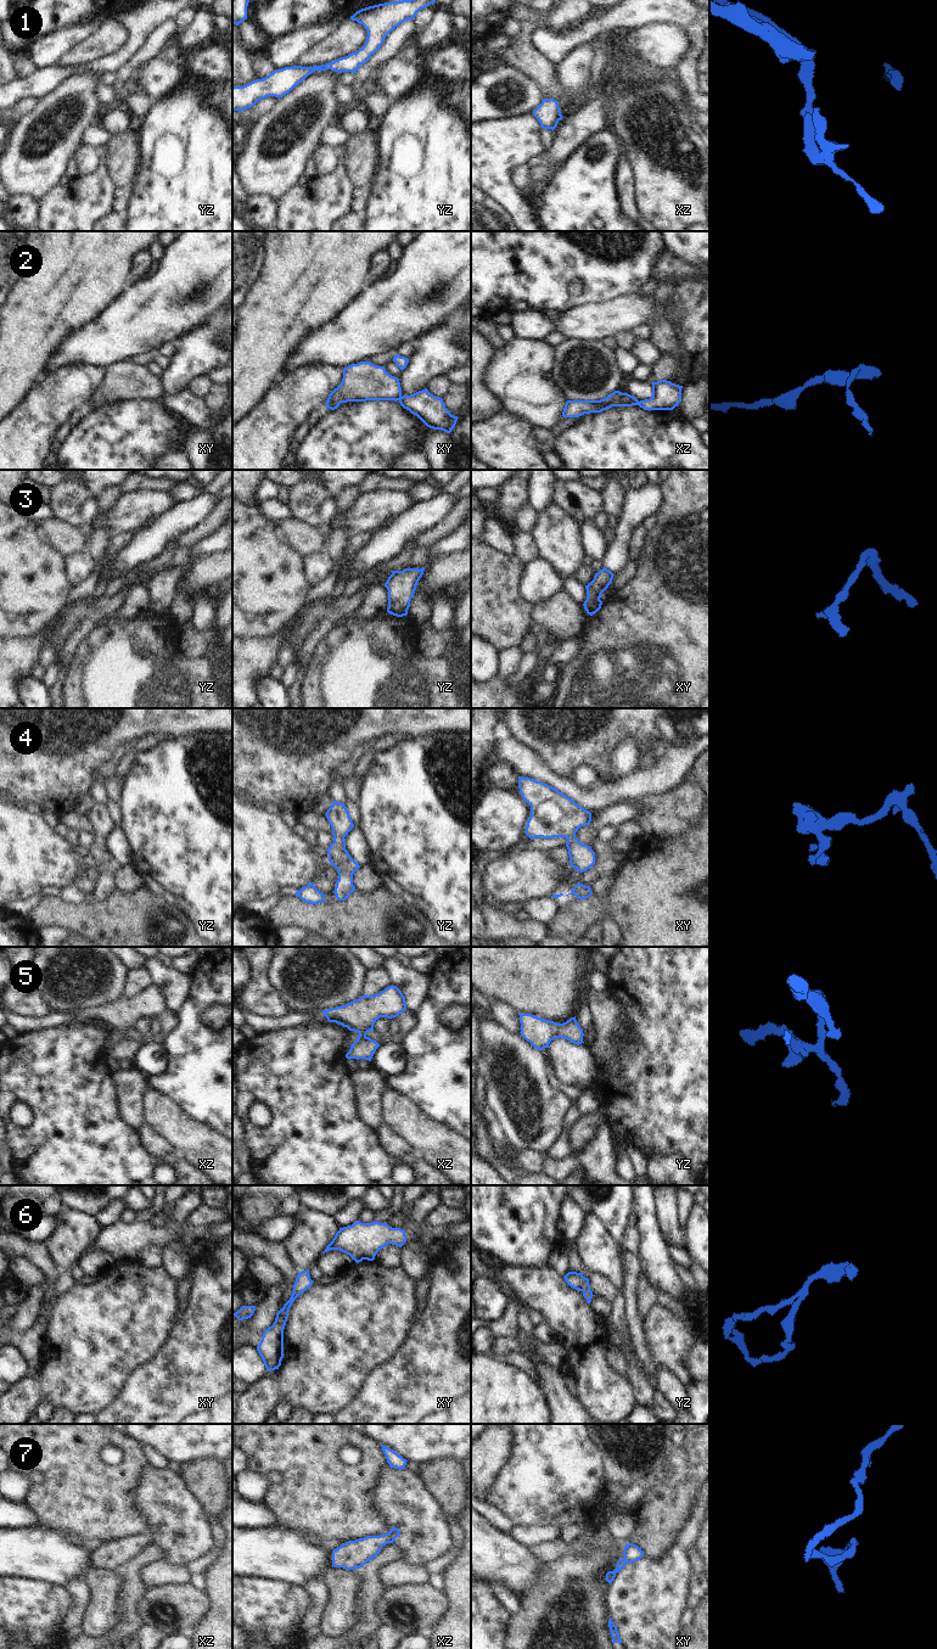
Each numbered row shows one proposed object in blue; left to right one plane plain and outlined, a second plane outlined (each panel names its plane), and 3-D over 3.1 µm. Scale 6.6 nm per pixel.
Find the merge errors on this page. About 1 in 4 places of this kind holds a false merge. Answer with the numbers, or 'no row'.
2

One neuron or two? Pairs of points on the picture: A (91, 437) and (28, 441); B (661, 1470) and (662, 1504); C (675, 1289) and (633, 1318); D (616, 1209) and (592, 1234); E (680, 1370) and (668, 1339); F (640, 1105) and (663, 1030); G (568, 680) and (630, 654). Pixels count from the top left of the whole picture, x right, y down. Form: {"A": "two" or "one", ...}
{"A": "two", "B": "two", "C": "two", "D": "two", "E": "one", "F": "one", "G": "one"}

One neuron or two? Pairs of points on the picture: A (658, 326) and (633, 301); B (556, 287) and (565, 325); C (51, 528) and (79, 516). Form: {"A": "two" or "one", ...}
{"A": "two", "B": "two", "C": "two"}

